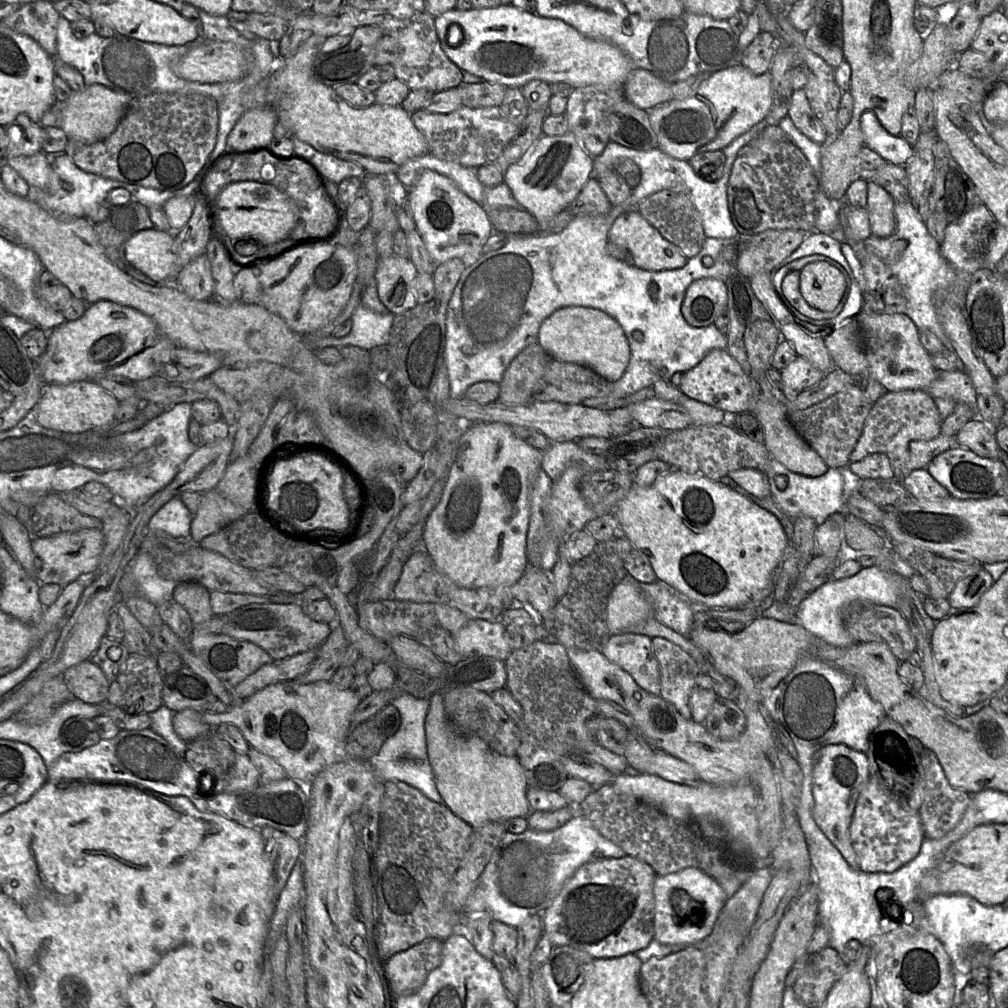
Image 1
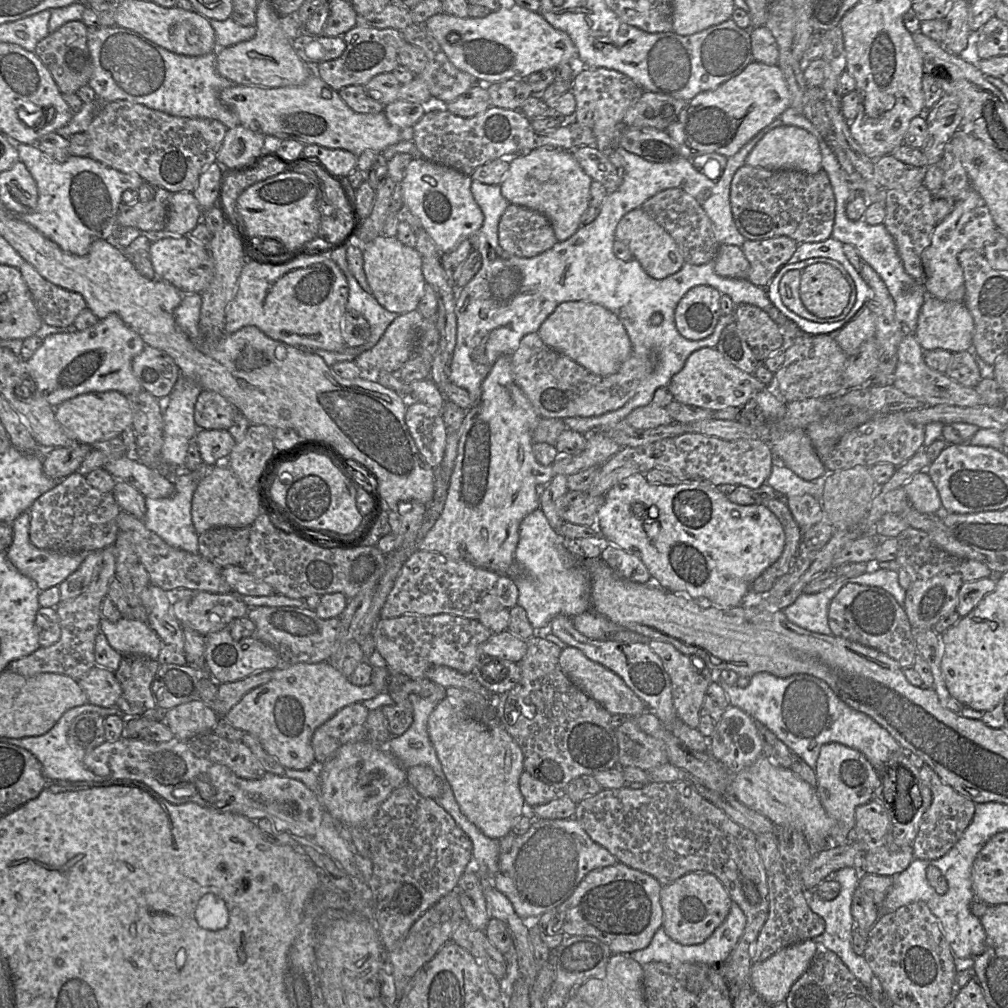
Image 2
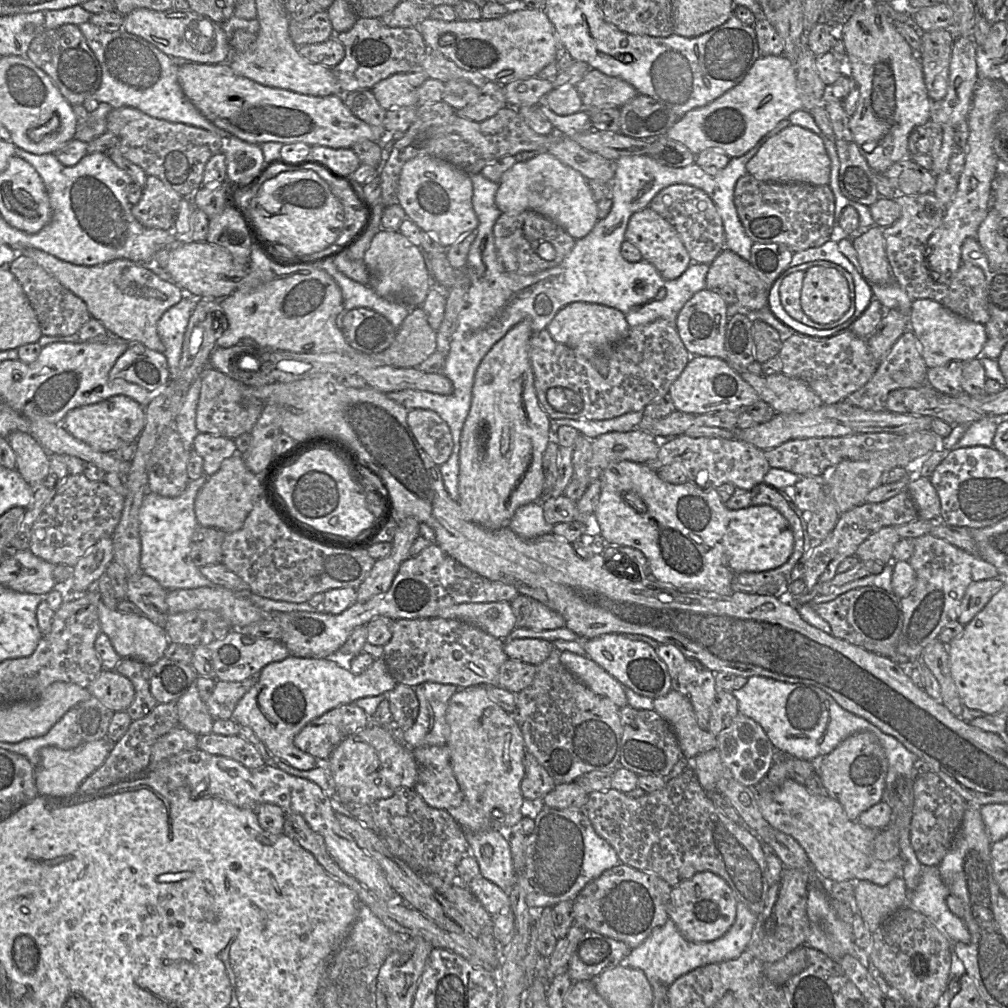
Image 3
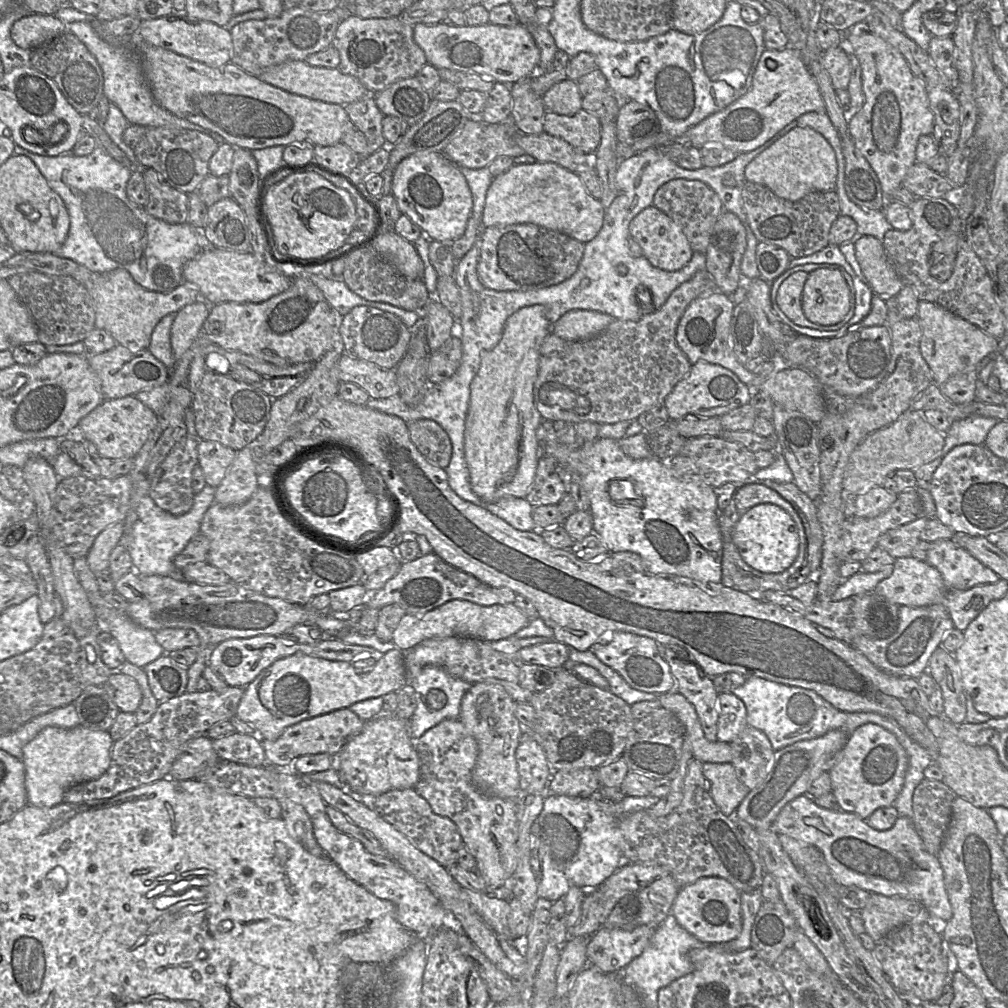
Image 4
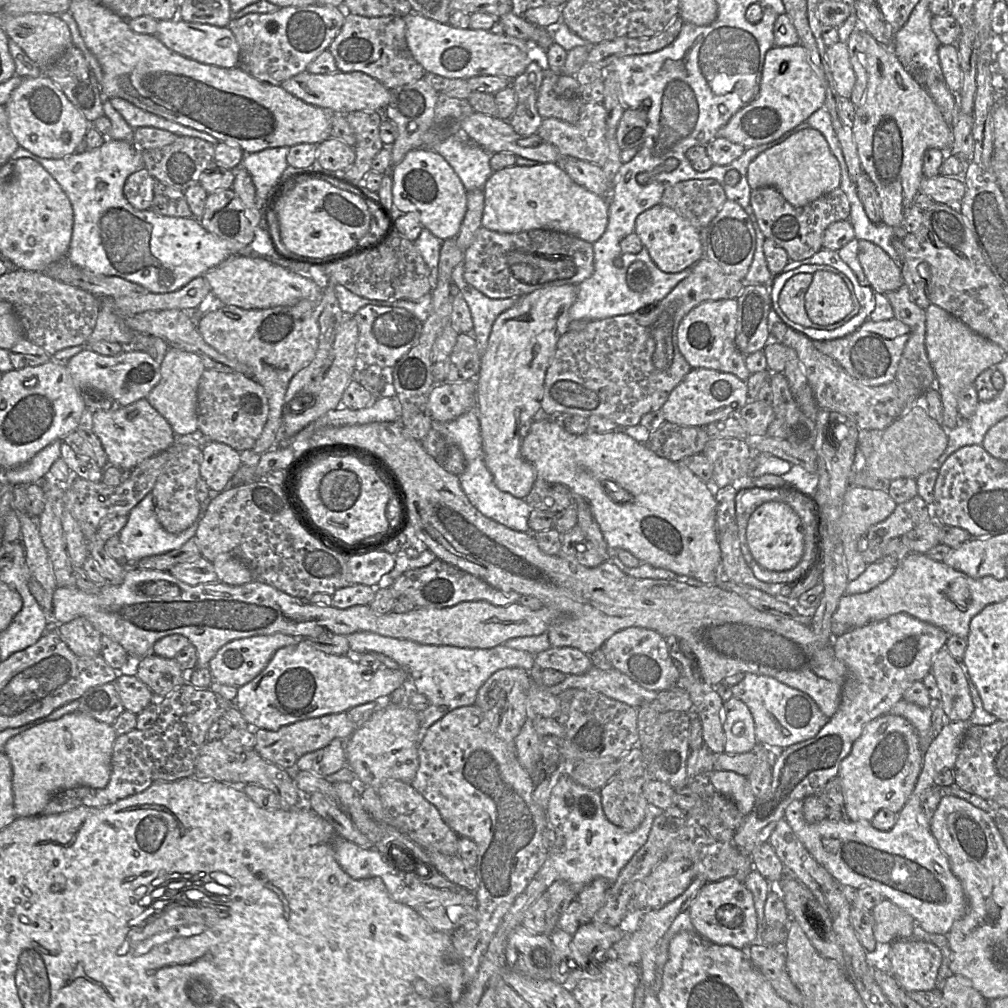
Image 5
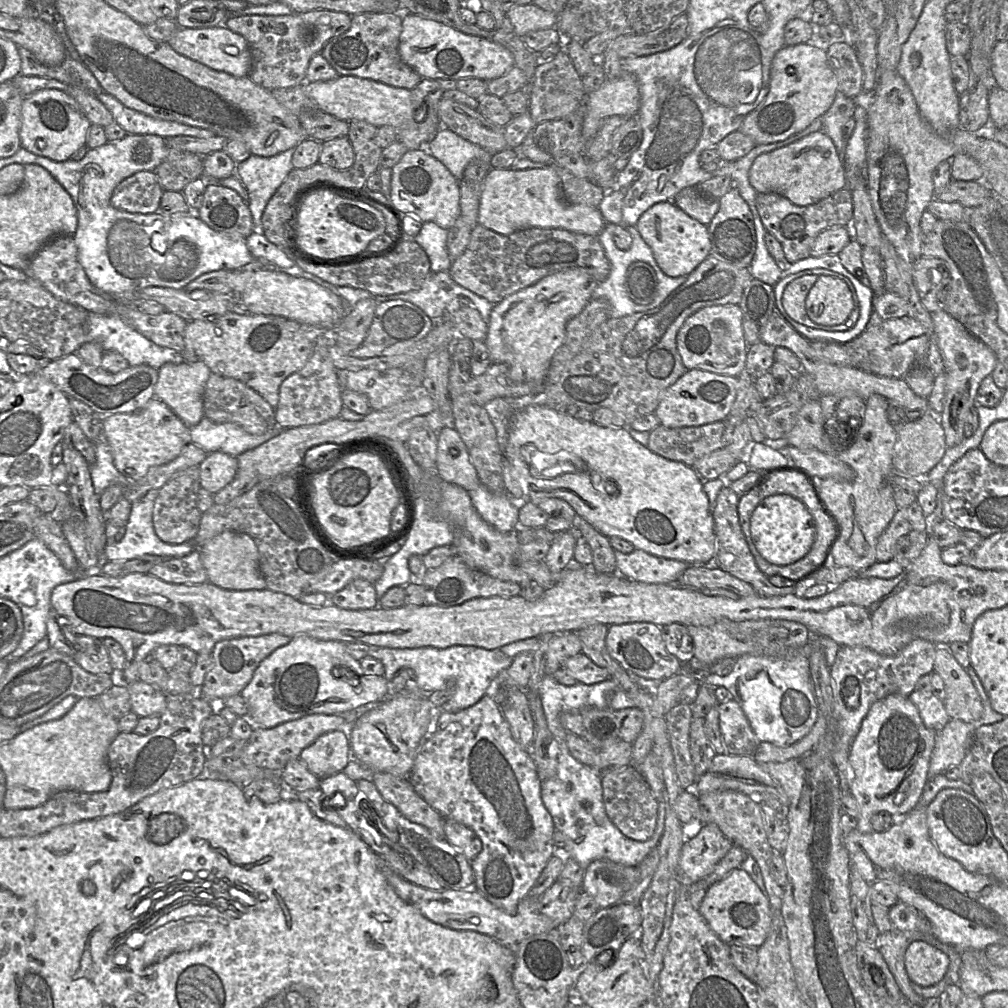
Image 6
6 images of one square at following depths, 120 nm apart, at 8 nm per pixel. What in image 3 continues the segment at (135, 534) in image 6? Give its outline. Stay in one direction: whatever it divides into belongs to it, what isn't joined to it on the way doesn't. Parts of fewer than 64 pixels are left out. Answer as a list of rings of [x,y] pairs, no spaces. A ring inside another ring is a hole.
[[[203,474],[200,478],[189,481],[178,497],[169,498],[147,491],[143,498],[138,513],[141,573],[155,579],[166,590],[222,587],[214,585],[203,576],[190,557],[191,538],[199,527],[194,502],[207,478]]]

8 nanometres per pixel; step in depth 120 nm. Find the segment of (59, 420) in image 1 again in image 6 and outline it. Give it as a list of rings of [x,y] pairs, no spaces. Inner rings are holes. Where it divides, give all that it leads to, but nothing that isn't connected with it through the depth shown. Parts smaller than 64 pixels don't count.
[[[155,397],[134,412],[102,417],[102,429],[111,448],[115,467],[131,483],[143,478],[151,467],[175,459],[190,442],[189,427],[163,401]]]

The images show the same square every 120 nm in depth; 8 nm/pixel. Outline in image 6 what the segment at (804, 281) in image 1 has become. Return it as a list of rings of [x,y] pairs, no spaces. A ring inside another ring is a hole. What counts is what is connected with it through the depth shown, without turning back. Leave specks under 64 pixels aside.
[[[827,275],[818,276],[806,298],[807,315],[816,324],[842,324],[853,309],[852,294],[845,282]]]

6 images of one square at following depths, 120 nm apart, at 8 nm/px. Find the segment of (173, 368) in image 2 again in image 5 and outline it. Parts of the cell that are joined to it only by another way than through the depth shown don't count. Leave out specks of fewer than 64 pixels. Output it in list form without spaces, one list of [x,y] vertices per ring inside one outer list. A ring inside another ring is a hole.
[[[85,348],[65,365],[76,391],[92,412],[124,407],[146,398],[160,380],[160,363],[139,349],[125,348],[116,356],[104,356]]]

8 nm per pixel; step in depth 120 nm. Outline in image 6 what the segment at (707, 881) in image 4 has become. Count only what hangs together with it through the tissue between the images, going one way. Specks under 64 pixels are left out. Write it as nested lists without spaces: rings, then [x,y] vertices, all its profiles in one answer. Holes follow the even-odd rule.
[[[741,867],[732,870],[723,879],[707,888],[698,910],[724,943],[757,949],[768,935],[772,918],[772,907],[766,894]]]

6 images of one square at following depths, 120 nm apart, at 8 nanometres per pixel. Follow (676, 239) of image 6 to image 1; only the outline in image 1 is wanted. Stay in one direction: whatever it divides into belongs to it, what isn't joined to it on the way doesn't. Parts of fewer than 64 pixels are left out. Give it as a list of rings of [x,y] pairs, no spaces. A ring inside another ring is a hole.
[[[631,208],[615,219],[609,230],[609,241],[623,249],[624,261],[644,270],[662,271],[678,269],[684,267],[688,261],[688,258],[684,256],[680,249],[665,239],[636,208]]]

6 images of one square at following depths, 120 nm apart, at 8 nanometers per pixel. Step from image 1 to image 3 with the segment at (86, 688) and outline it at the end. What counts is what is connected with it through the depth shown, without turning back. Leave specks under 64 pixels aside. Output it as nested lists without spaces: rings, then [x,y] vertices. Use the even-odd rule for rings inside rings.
[[[102,670],[87,690],[113,712],[126,711],[135,697],[132,682],[115,670]]]

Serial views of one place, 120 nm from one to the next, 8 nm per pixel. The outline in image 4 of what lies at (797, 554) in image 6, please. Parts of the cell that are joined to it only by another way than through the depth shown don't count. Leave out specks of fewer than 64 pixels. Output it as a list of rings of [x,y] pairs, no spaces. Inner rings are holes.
[[[770,503],[758,504],[740,516],[732,533],[732,541],[743,561],[762,573],[785,571],[798,554],[799,535],[795,522],[782,508]]]

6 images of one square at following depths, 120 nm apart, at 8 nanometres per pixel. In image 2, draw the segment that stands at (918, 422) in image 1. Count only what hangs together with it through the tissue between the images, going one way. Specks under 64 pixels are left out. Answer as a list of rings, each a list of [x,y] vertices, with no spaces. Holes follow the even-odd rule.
[[[901,413],[874,416],[868,422],[849,431],[834,446],[828,457],[819,457],[826,471],[846,470],[855,466],[871,467],[879,463],[890,463],[899,467],[923,448],[925,426],[904,421]]]

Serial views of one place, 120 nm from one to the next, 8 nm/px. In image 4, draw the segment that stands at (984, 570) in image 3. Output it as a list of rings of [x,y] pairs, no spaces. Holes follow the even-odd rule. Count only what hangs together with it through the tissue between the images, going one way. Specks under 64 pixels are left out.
[[[952,539],[930,543],[925,562],[936,568],[945,585],[954,590],[967,590],[980,584],[995,583],[1000,579],[994,571]],[[940,604],[923,607],[900,606],[898,626],[888,638],[877,639],[859,636],[853,639],[851,646],[861,652],[877,668],[900,678],[916,679],[927,672],[933,652],[941,646],[944,636],[954,628],[947,609]]]

